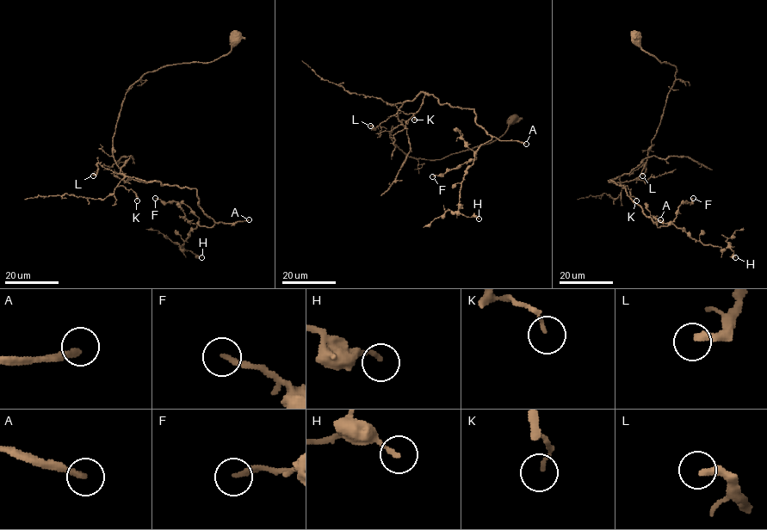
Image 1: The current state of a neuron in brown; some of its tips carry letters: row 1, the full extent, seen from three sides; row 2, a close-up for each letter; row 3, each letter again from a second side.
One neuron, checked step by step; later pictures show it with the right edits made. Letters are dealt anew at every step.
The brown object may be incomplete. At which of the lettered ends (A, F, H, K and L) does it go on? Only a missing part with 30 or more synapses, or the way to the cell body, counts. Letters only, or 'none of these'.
A

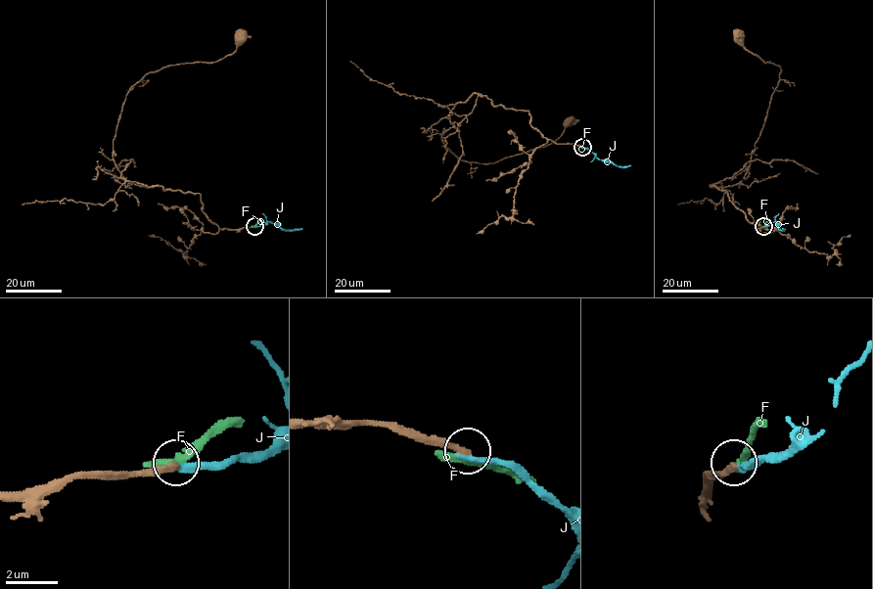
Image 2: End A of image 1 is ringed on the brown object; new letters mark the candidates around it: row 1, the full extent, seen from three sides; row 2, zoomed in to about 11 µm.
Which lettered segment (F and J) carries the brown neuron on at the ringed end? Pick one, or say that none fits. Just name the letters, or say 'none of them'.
none of them

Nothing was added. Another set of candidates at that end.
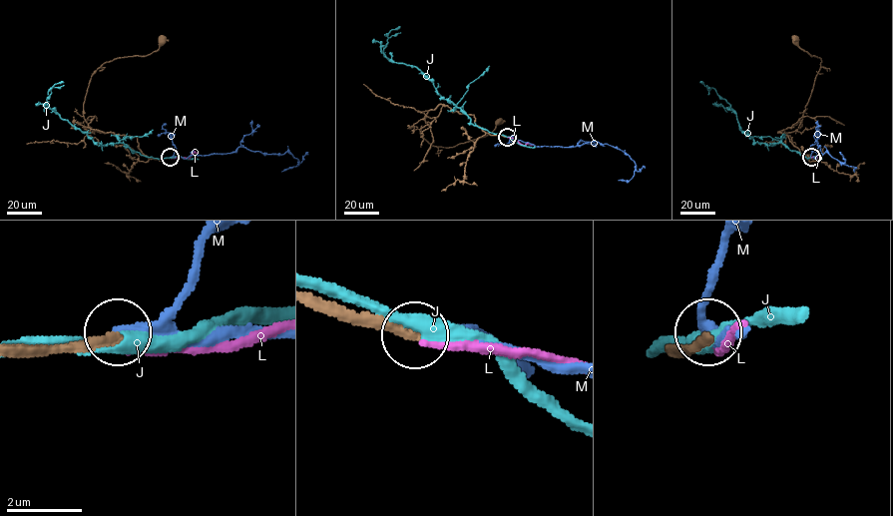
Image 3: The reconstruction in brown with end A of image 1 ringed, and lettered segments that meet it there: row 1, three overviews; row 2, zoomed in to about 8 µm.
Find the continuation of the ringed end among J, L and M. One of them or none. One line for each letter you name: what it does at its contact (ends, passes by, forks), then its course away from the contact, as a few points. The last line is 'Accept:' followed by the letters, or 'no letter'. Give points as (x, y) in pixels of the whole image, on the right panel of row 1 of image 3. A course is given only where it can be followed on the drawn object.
M: it ends; course (811, 157), (815, 159), (820, 155), (819, 147), (815, 151), (818, 154), (825, 151), (853, 167), (854, 172)
Accept: M

